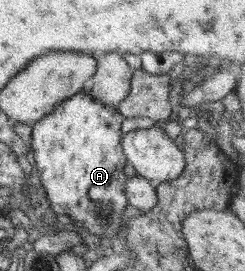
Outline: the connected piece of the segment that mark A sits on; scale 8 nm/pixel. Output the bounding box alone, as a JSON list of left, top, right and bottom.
[31,90,128,239]

